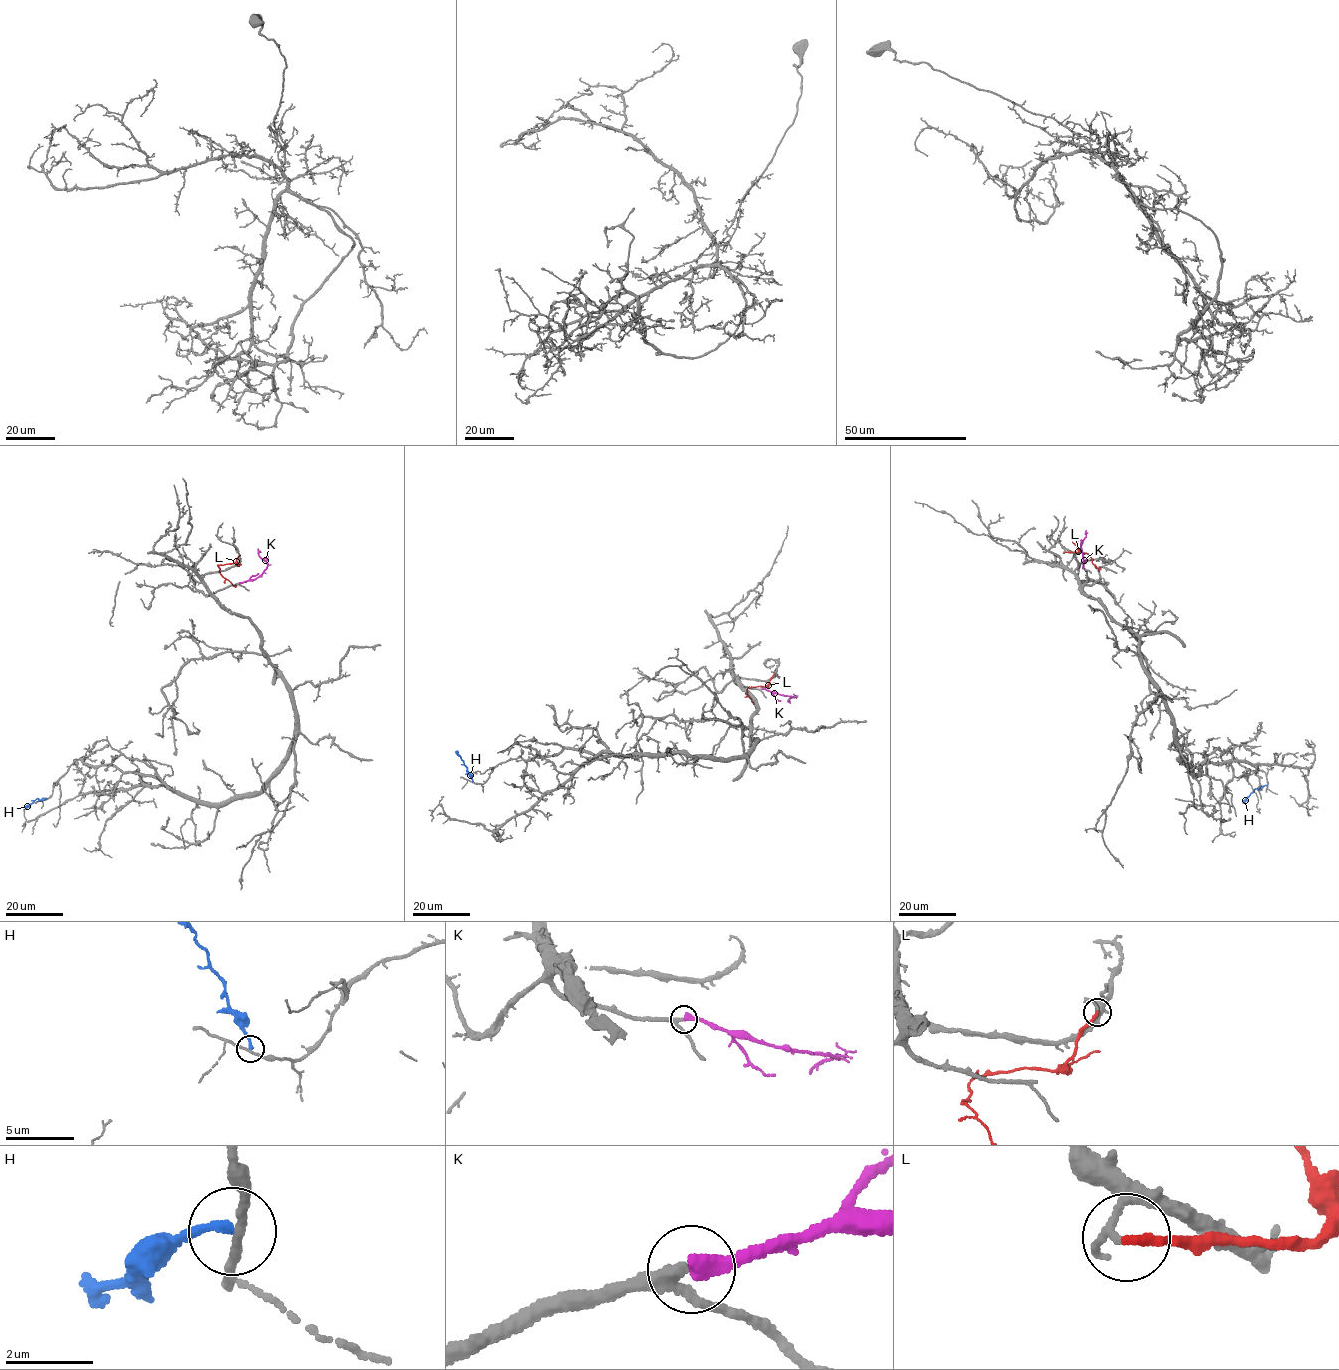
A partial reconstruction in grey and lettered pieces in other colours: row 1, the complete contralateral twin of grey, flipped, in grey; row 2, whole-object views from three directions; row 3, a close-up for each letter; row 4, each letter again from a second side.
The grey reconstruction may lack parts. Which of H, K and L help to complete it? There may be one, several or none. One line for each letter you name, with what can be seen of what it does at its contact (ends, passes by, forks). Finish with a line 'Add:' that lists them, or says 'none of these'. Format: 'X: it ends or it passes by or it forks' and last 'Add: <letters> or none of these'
K: it ends
Add: K

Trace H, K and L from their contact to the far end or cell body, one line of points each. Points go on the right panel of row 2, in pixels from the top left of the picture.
H: (1267, 785), (1255, 788), (1243, 803)
K: (1083, 568), (1081, 543), (1086, 530)
L: (1065, 551), (1079, 550), (1087, 553), (1098, 568), (1100, 567)

